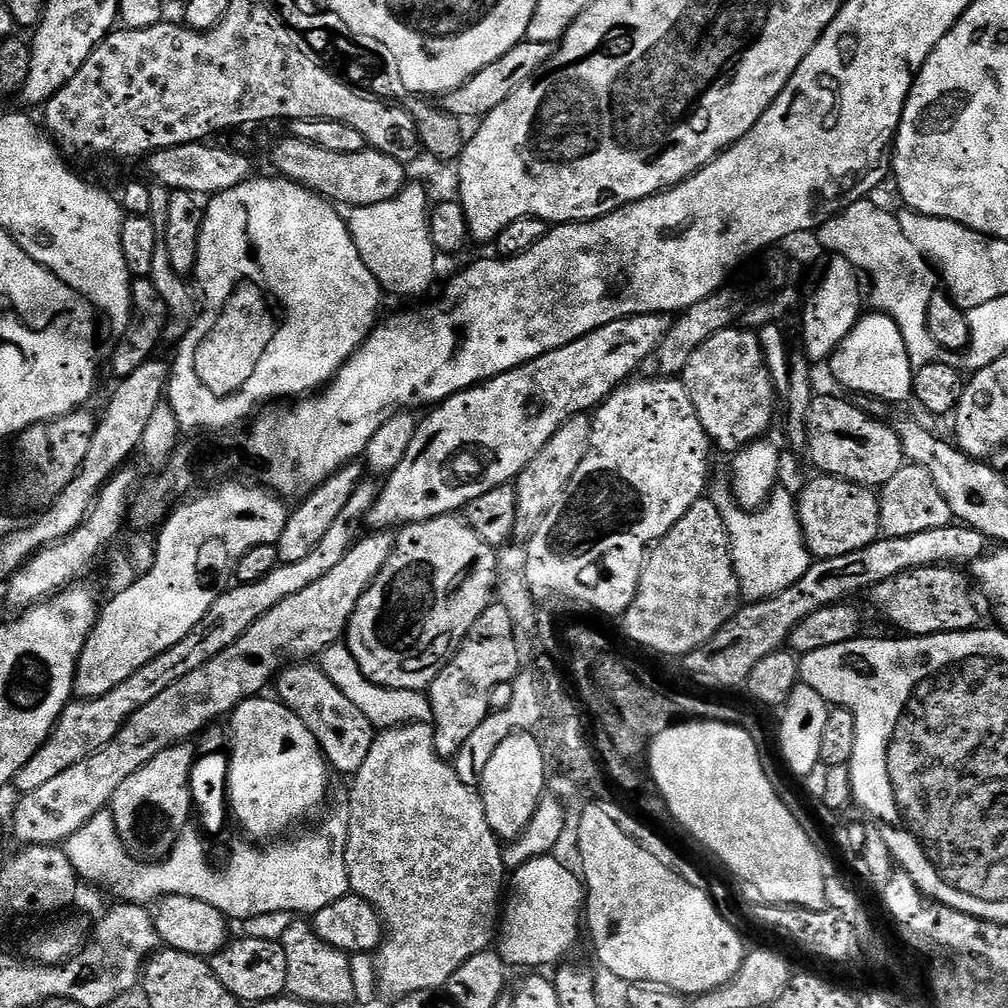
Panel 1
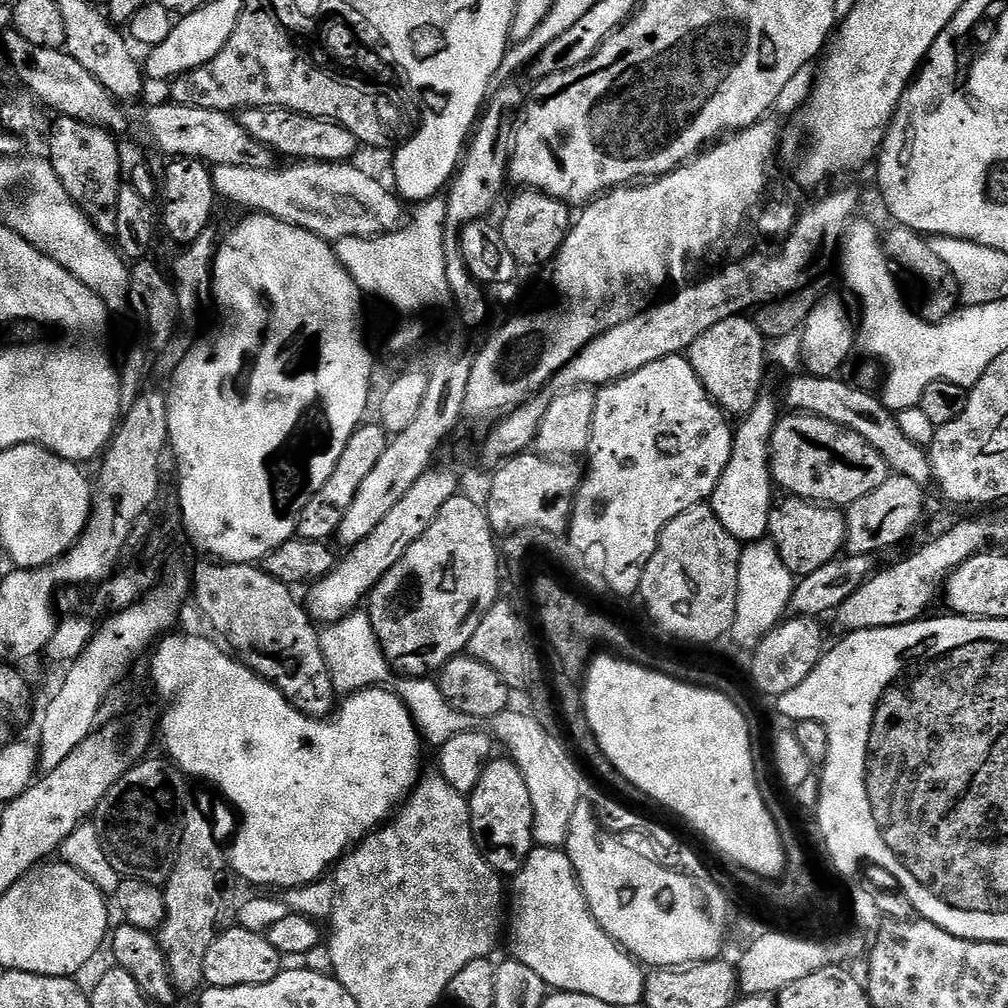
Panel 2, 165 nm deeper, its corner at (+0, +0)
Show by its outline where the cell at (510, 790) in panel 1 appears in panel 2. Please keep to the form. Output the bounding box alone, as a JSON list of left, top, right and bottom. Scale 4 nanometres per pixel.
[471,758,535,878]

